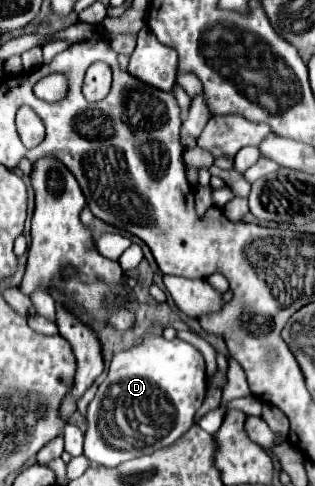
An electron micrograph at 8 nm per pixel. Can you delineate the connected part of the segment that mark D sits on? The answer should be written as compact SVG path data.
M151 332L141 344L113 356L109 374L99 386L95 398L87 406L85 456L101 466L119 466L131 458L153 454L177 442L195 422L195 412L201 408L207 390L203 356L187 342L173 338L165 340L159 332Z

